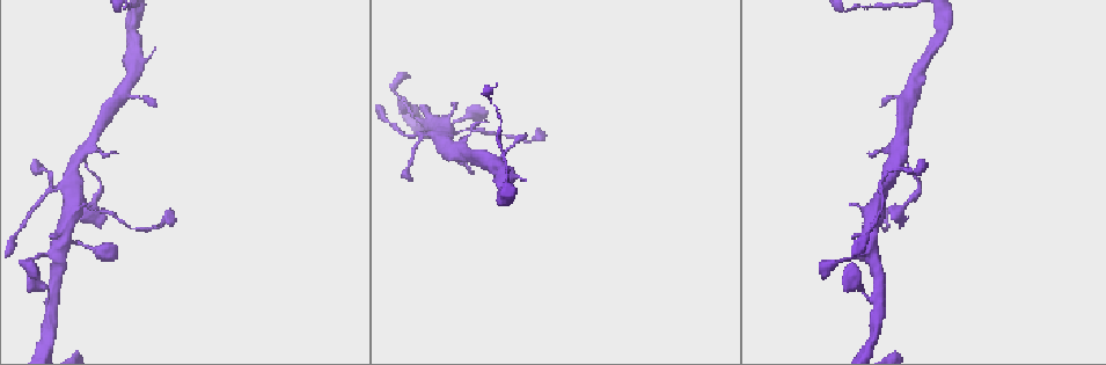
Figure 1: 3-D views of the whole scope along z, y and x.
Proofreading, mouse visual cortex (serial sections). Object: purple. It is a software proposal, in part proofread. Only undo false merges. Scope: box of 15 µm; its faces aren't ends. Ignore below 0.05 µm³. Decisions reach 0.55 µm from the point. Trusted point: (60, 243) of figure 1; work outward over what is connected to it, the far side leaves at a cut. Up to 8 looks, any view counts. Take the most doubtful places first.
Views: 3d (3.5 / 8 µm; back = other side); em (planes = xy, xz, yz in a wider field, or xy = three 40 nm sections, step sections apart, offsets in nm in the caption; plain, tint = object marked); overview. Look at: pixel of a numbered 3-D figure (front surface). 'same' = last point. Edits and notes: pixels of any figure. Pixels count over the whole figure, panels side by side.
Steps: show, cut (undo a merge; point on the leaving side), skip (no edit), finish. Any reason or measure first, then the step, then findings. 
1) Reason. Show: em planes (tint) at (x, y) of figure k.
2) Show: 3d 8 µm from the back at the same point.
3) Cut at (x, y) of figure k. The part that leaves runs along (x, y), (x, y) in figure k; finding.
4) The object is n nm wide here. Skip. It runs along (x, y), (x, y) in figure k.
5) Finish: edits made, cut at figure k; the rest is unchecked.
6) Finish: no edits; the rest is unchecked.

Three-way junction. Show: 3d 3.5 µm at (421, 134) of figure 1.

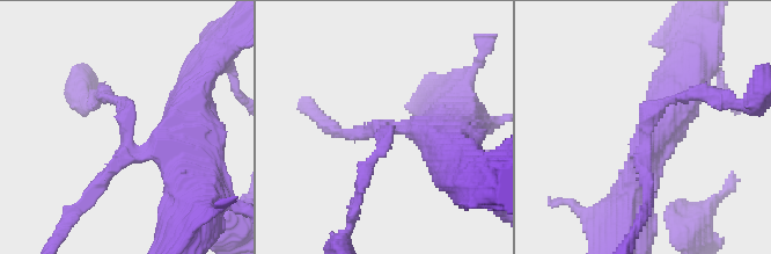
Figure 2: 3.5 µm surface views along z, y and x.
3 arms meet here; the arms are 150, 200, 500 nm wide. Show: em xy step 2 (tint) at (387, 131) of figure 2.

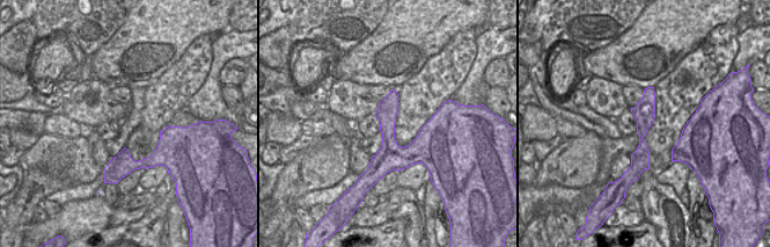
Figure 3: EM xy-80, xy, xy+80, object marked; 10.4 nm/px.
Cut it another way. Show: em xy step 3 (tint) at the same point.

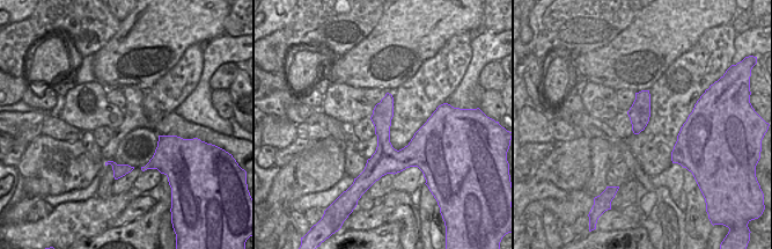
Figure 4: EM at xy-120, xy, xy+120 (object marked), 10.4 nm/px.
Cut at (107, 172) of figure 2. The part that leaves runs along (142, 154), (120, 158), (64, 229) in figure 2; a second cell is stuck on.

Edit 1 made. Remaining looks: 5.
Show: overview.

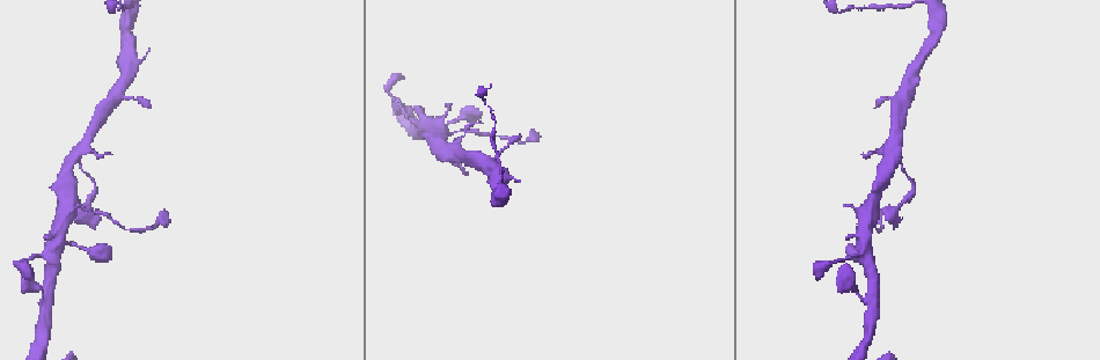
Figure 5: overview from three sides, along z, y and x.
Show: 3d 3.5 µm at (899, 160) of figure 5.

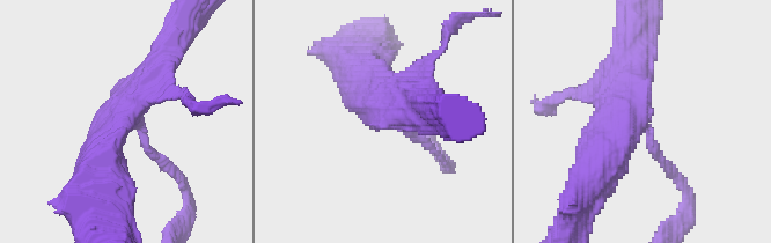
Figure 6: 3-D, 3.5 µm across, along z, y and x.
Show: em xy step 2 (tint) at (140, 121) of figure 6.

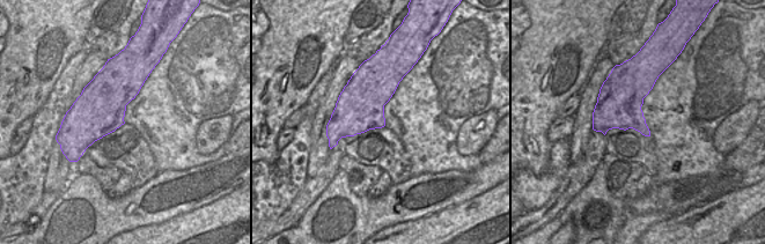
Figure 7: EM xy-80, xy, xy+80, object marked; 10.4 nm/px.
Skip. All the same cell.

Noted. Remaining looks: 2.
Thin arm on a thick one. Show: em xy step 5 (tint) at (494, 159) of figure 5.

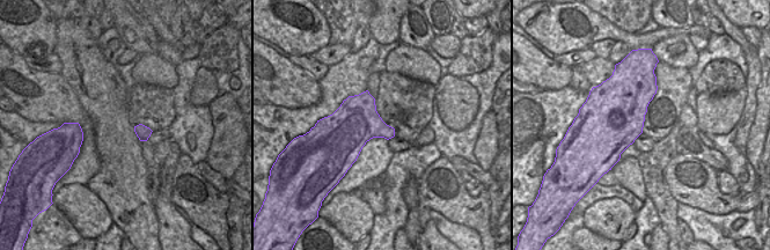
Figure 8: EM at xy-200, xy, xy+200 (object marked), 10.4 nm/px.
Show: 3d 3.5 µm at the same point.

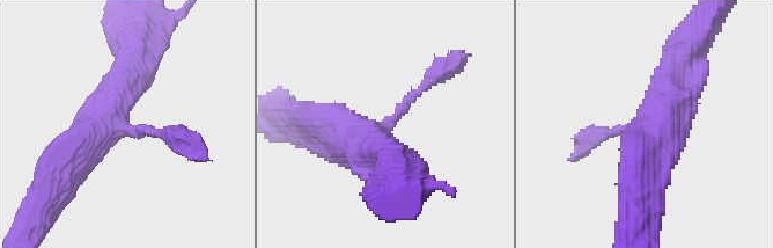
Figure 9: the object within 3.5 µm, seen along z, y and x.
Skip. It runs along (60, 179), (132, 79), (135, 53) in figure 9; continuous, no second cell.

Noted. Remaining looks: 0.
Finish: edits made, cut at figure 2; the rest is unchecked.

